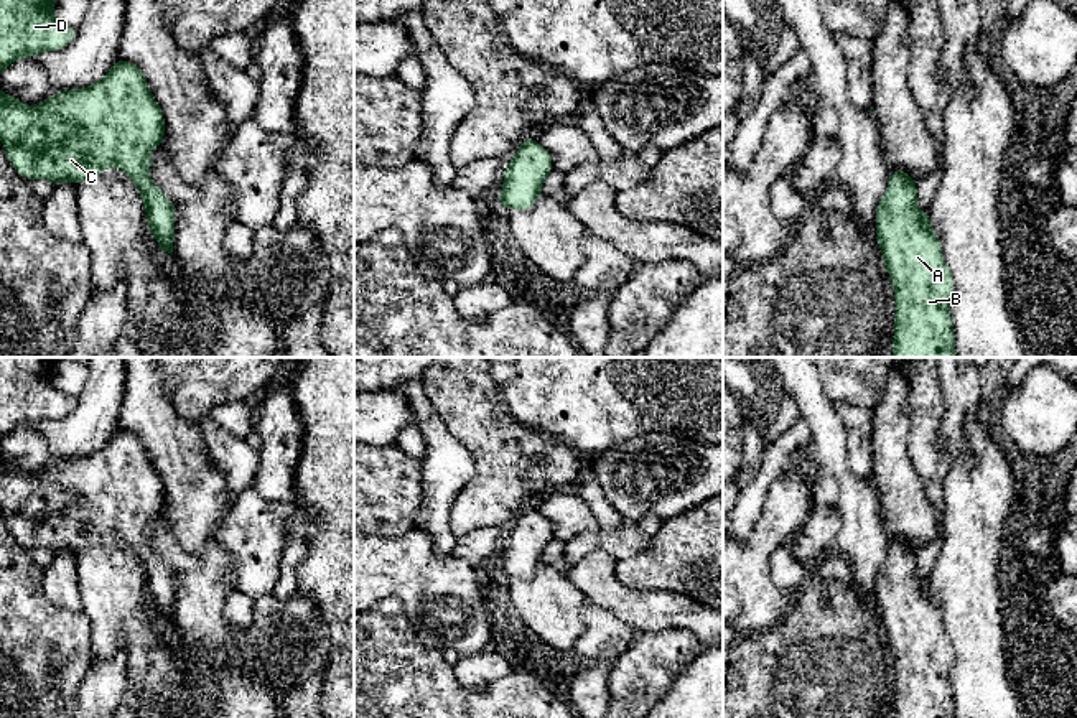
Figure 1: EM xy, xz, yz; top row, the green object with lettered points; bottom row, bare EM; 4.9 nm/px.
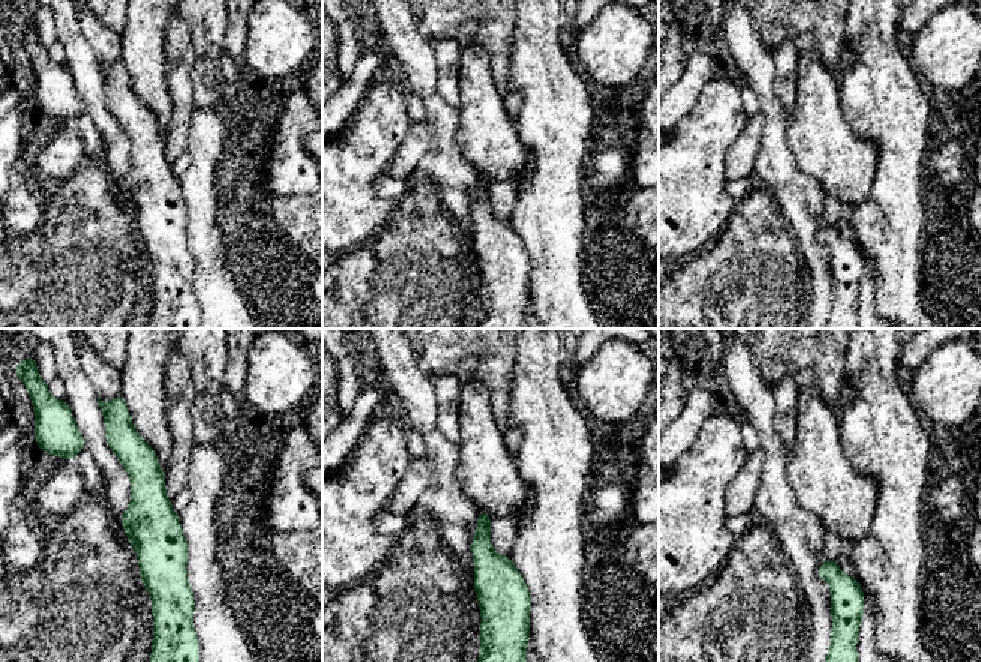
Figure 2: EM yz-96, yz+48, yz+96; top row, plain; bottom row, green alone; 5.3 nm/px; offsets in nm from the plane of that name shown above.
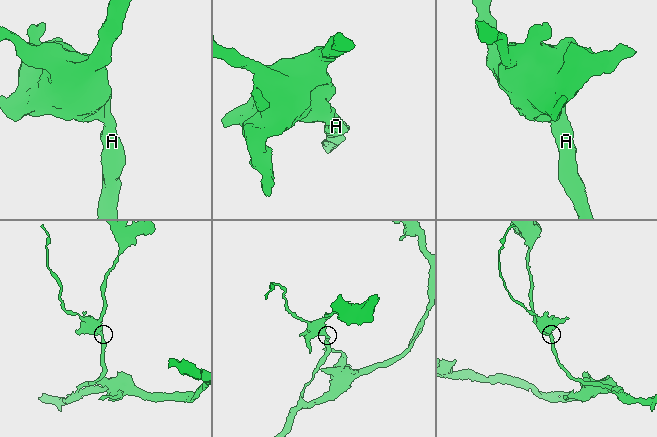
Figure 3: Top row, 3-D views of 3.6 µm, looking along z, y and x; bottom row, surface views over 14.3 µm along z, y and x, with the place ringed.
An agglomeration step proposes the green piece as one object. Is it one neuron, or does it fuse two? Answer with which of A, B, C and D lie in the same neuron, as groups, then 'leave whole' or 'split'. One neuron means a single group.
groups A B C D; leave whole

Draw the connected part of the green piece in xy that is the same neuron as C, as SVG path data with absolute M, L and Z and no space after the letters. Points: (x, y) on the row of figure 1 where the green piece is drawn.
M115 59L99 82L59 91L36 107L0 92L0 140L16 173L28 181L49 180L53 184L76 186L99 178L110 165L119 166L140 188L148 227L160 249L173 255L175 206L148 178L150 153L165 140L165 117L138 64Z

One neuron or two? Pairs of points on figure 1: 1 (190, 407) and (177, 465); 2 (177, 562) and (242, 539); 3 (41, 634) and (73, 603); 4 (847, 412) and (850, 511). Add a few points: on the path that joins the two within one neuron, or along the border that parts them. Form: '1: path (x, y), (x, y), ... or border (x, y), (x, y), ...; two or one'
1: border (165, 386), (175, 410), (195, 424); two
2: border (214, 536), (233, 560), (233, 583); two
3: border (41, 580), (41, 590), (53, 603), (83, 611); two
4: border (842, 422), (847, 432), (847, 461), (867, 480); two

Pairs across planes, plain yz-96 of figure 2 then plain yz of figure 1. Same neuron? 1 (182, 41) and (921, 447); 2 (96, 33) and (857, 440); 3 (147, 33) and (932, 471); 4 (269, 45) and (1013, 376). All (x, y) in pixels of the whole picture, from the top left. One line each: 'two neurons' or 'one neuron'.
1: one neuron
2: one neuron
3: two neurons
4: two neurons

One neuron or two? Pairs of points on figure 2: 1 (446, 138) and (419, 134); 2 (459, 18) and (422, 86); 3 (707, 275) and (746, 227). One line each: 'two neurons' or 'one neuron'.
1: two neurons
2: two neurons
3: one neuron

